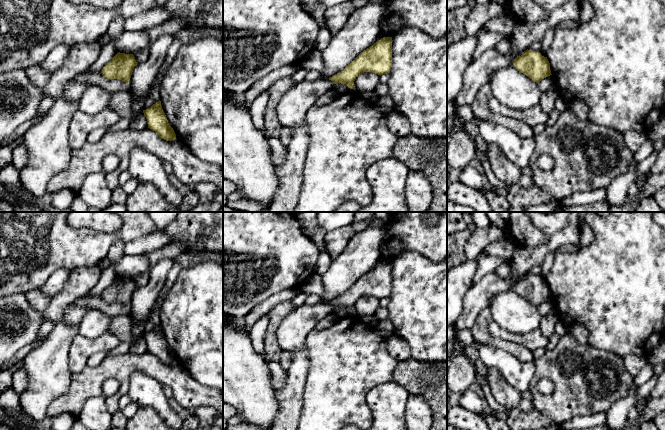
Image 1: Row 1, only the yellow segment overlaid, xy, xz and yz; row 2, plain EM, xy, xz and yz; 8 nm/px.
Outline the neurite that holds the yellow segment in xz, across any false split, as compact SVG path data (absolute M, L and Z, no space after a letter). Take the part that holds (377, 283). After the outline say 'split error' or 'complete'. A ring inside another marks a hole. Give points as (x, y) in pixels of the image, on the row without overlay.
M383 261L361 276L346 292L329 302L353 313L356 301L364 296L389 298L392 291L392 261Z; complete

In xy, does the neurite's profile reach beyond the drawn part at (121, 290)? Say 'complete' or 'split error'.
complete

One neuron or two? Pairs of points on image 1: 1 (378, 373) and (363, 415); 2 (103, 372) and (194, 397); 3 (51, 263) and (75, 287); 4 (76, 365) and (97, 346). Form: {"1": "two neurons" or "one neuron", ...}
{"1": "one neuron", "2": "one neuron", "3": "two neurons", "4": "one neuron"}

